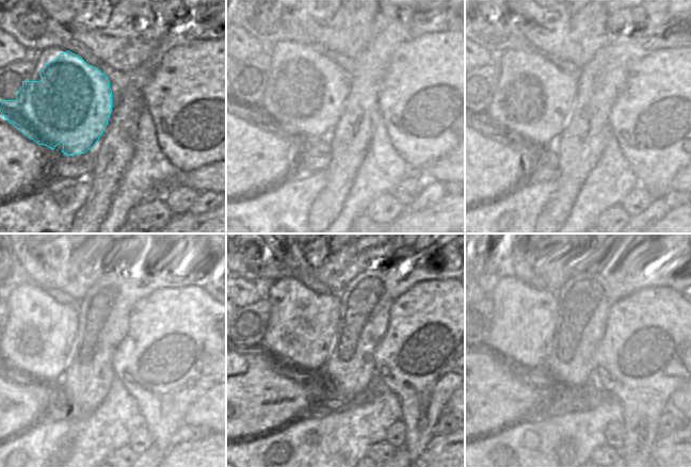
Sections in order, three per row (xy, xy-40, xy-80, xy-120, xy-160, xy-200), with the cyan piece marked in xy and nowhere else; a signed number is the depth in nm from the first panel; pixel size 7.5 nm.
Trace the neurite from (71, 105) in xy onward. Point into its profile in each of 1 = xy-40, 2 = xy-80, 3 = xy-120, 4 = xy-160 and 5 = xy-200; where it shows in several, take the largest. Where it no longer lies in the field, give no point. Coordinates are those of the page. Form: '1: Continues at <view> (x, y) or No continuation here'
1: Continues at xy-40 (304, 107)
2: Continues at xy-80 (534, 99)
3: Continues at xy-120 (47, 326)
4: Continues at xy-160 (301, 322)
5: Continues at xy-200 (526, 317).

